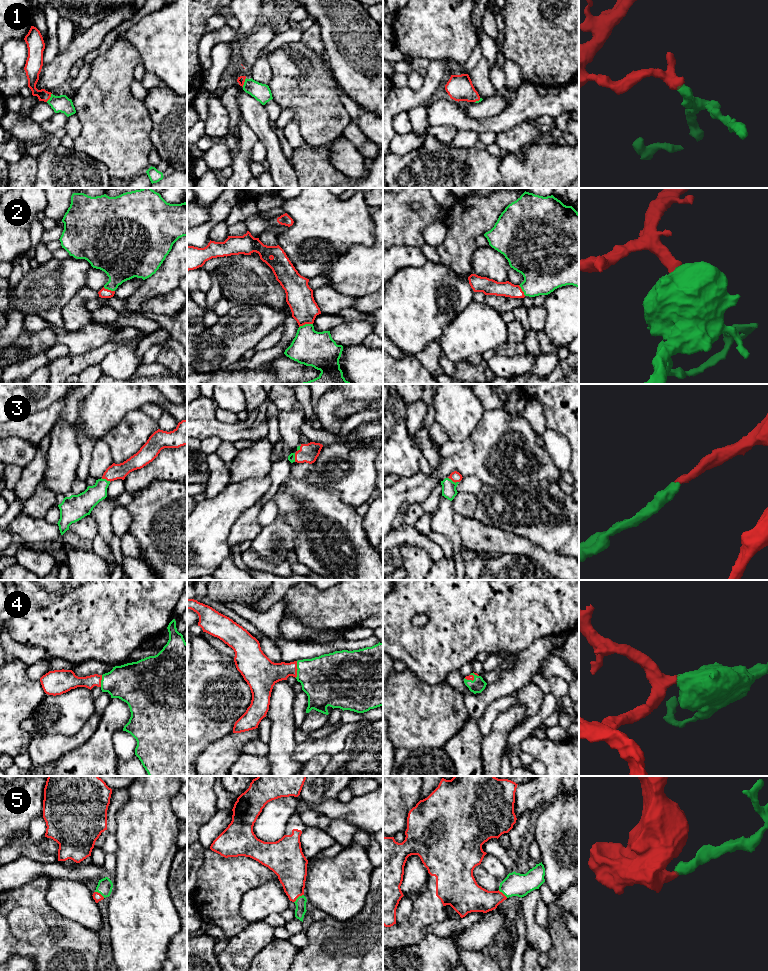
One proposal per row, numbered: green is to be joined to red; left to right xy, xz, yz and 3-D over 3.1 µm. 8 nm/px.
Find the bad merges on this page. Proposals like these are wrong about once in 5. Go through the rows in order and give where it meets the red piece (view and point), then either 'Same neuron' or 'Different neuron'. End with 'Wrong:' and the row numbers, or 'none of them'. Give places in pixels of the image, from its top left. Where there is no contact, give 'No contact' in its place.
1: Touches red at xz (244, 81). Same neuron
2: Touches red at xz (305, 323). Same neuron
3: Touches red at yz (453, 481). Same neuron
4: Touches red at xz (297, 669). Same neuron
5: Touches red at xz (298, 896). Same neuron
Wrong: none of them

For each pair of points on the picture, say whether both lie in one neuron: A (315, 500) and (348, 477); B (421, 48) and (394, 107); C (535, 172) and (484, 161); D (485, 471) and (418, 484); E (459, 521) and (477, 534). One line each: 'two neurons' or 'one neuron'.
A: two neurons
B: two neurons
C: two neurons
D: one neuron
E: one neuron

